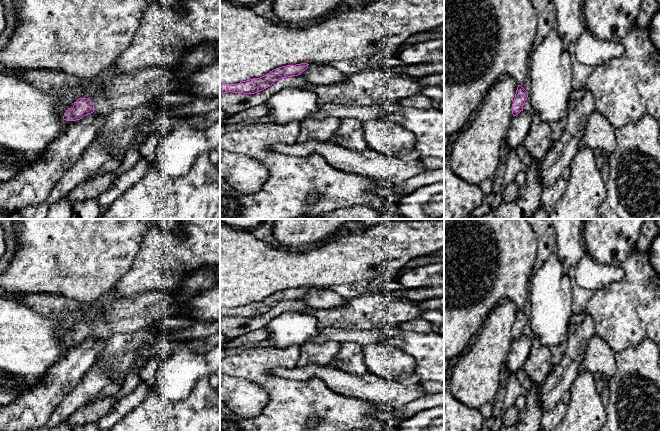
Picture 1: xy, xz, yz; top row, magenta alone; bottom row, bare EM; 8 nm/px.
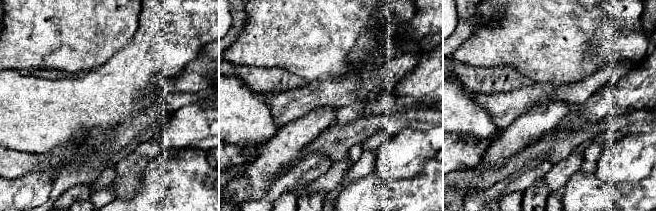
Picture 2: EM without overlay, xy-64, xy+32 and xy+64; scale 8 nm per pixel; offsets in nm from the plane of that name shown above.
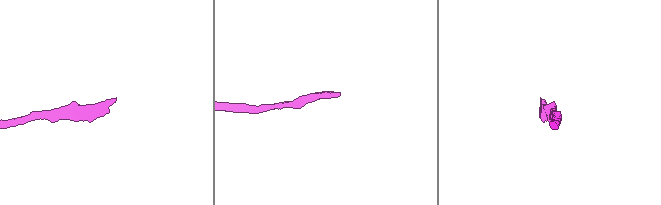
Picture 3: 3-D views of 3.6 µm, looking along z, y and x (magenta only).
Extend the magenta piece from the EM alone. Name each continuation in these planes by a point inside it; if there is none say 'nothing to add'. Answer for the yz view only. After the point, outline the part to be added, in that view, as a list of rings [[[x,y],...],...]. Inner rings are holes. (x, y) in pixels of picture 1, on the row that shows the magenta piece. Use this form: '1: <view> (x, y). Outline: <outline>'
nothing to add

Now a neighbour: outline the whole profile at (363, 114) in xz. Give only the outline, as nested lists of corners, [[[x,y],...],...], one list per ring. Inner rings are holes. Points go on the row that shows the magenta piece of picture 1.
[[[322,104],[319,111],[310,115],[310,118],[322,120],[327,117],[338,119],[353,118],[364,123],[401,109],[400,104],[379,104],[372,106],[349,106],[343,104]]]

